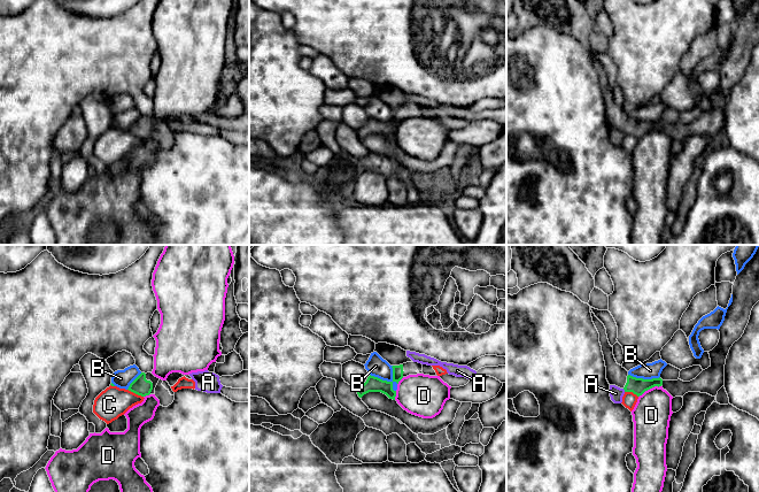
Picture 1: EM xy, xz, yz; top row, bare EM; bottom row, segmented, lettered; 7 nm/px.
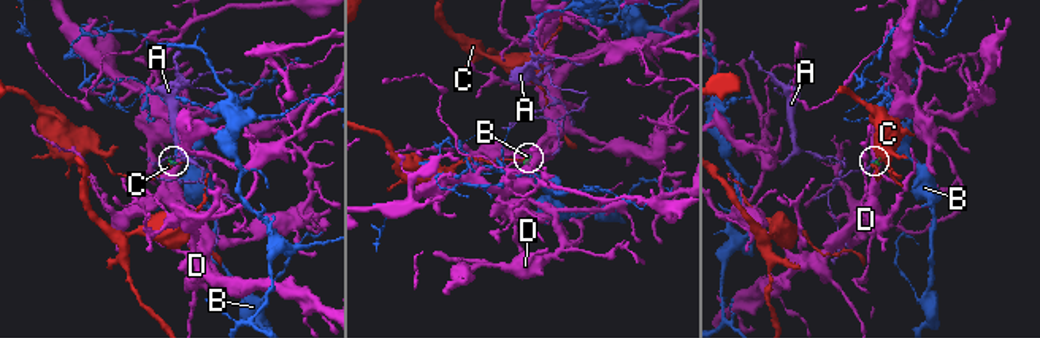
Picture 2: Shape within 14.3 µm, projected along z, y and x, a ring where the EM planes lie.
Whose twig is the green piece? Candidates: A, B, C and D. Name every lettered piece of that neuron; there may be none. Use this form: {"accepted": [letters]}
{"accepted": []}

